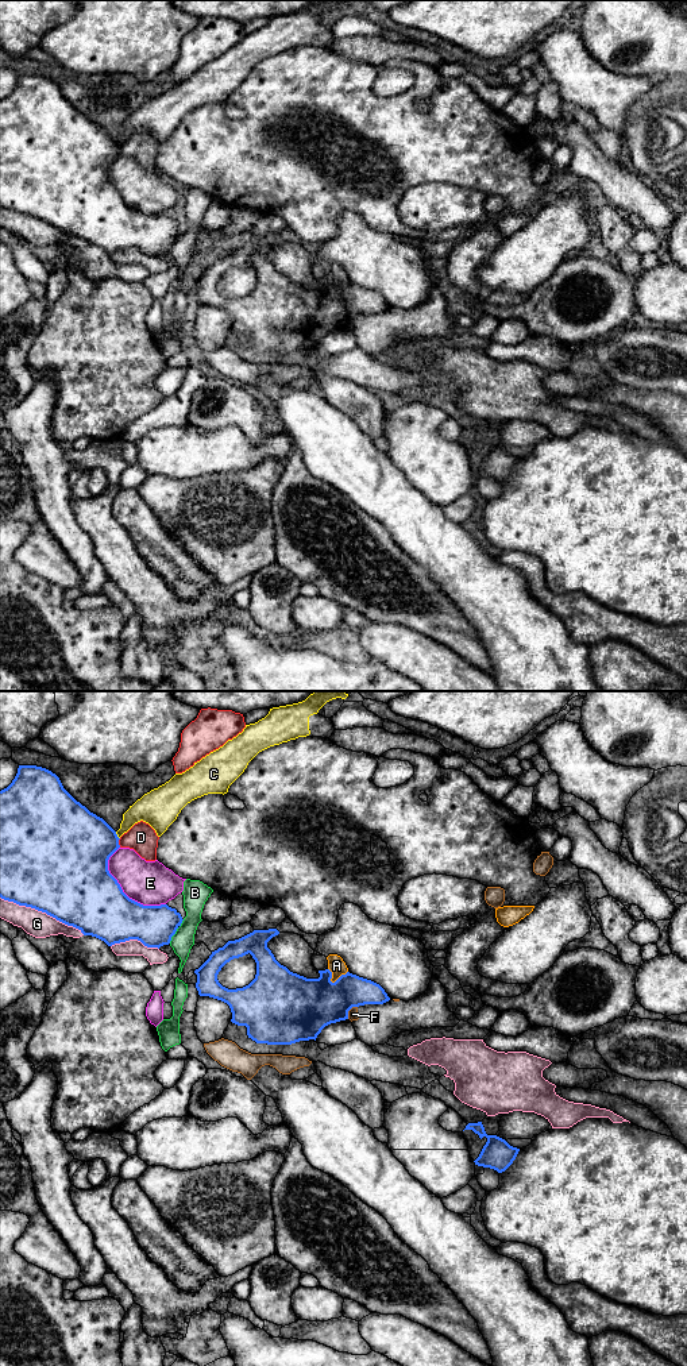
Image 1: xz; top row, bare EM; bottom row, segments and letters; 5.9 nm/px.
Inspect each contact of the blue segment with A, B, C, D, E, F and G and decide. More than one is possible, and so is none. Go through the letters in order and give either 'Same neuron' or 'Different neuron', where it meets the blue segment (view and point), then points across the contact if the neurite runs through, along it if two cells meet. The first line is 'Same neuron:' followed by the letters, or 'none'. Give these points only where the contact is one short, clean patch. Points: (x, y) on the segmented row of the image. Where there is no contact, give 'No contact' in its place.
Same neuron: none
A: Different neuron. Touches blue at xz (339, 977)
B: Different neuron. Touches blue at xz (176, 930)
C: Different neuron. Touches blue at xz (116, 836)
D: Different neuron. Touches blue at xz (118, 842)
E: Different neuron. Touches blue at xz (122, 890)
F: Different neuron. Touches blue at xz (348, 1010)
G: Different neuron. Touches blue at xz (42, 911)

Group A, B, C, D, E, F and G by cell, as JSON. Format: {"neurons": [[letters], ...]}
{"neurons": [["A"], ["B", "C"], ["D"], ["E"], ["F"], ["G"]]}

